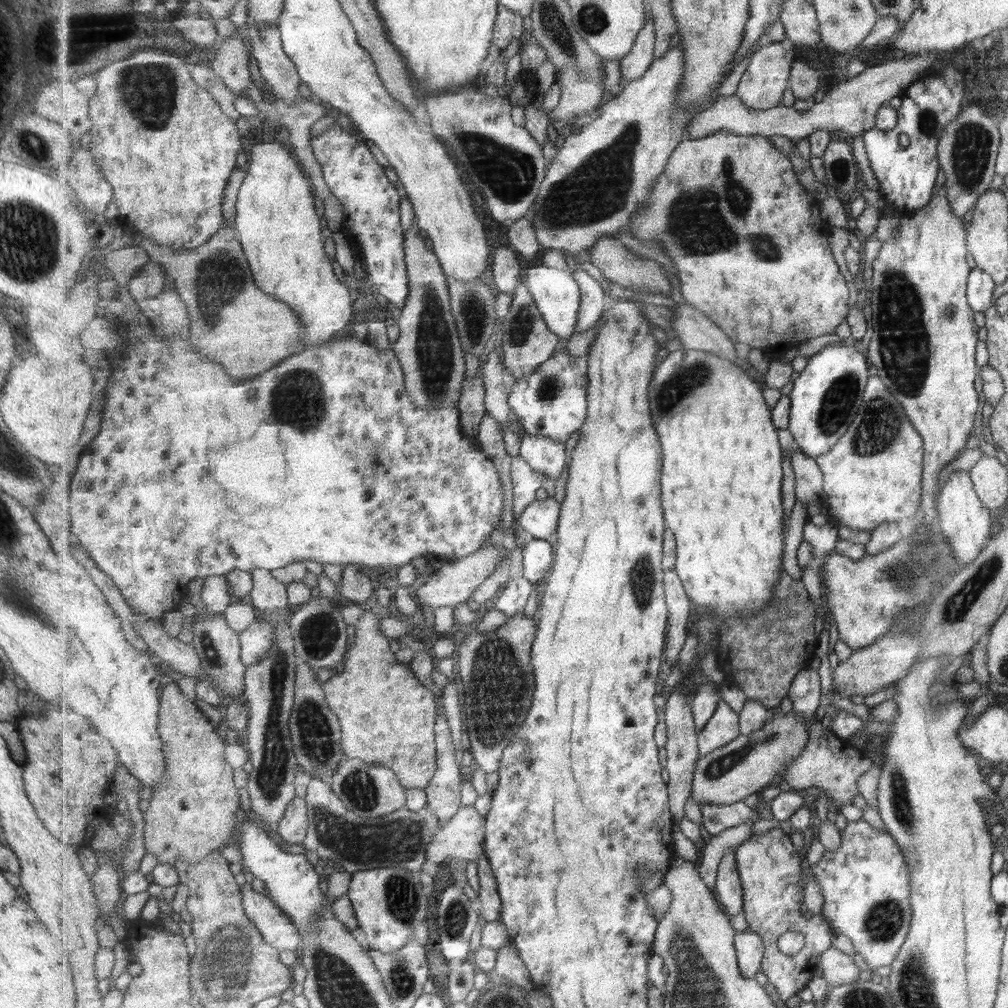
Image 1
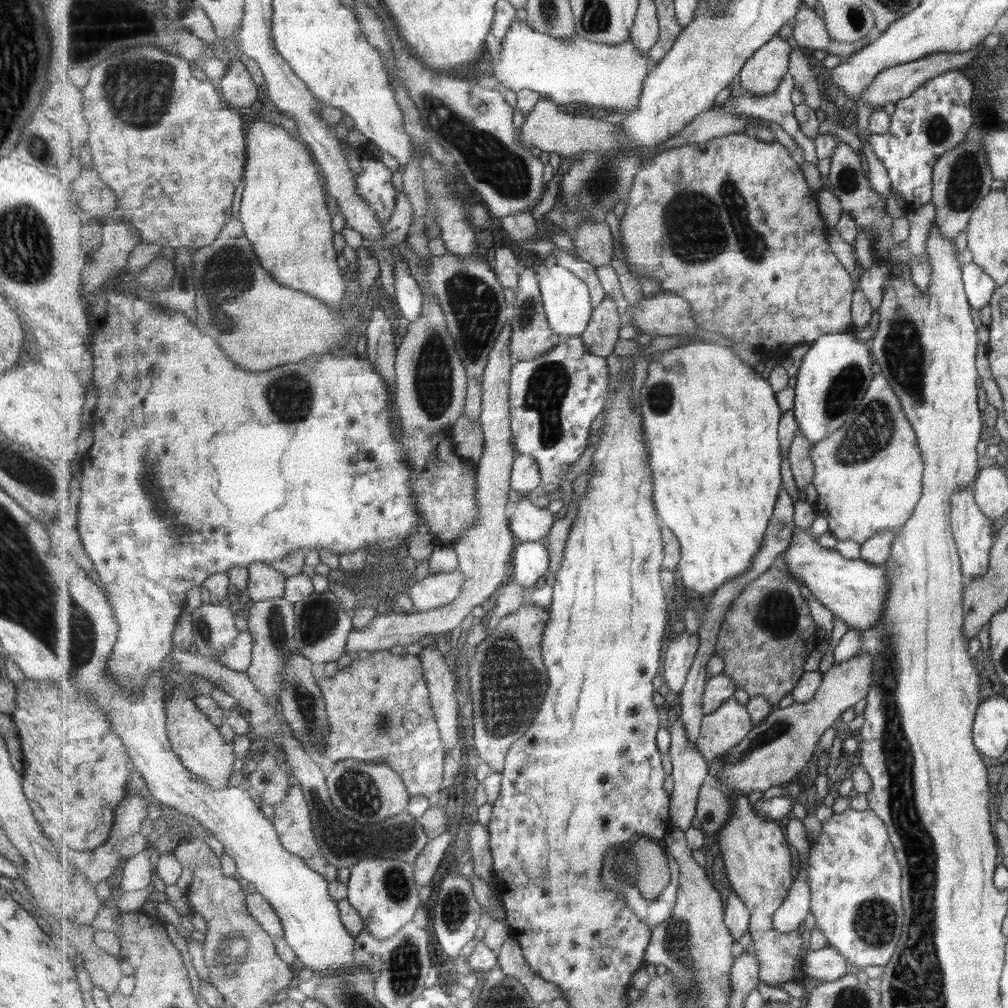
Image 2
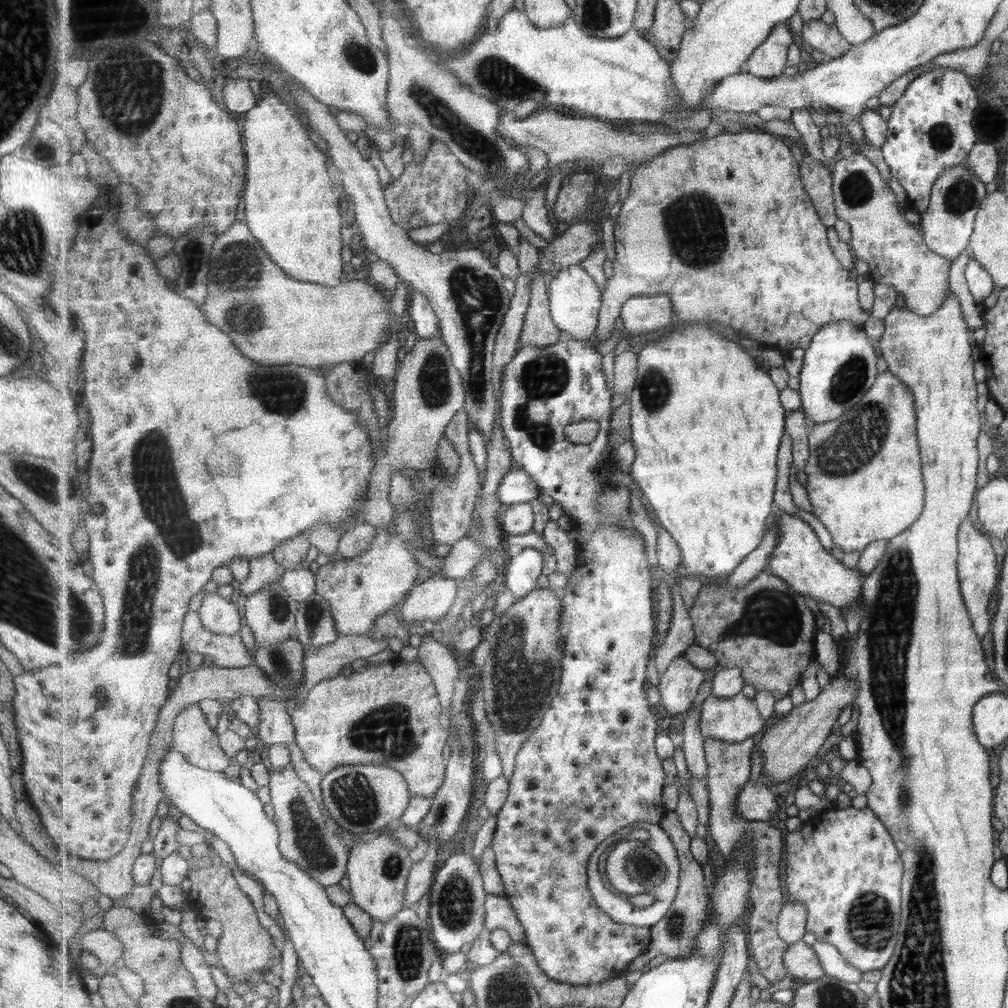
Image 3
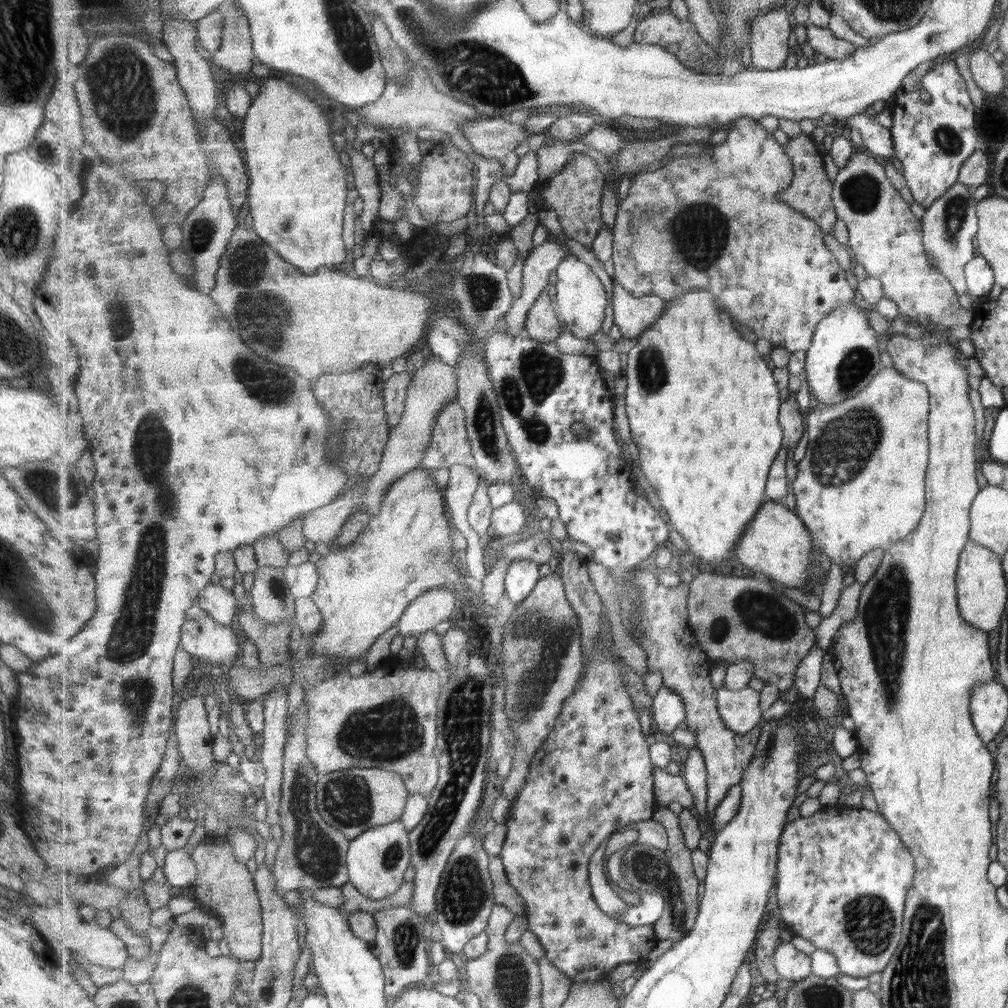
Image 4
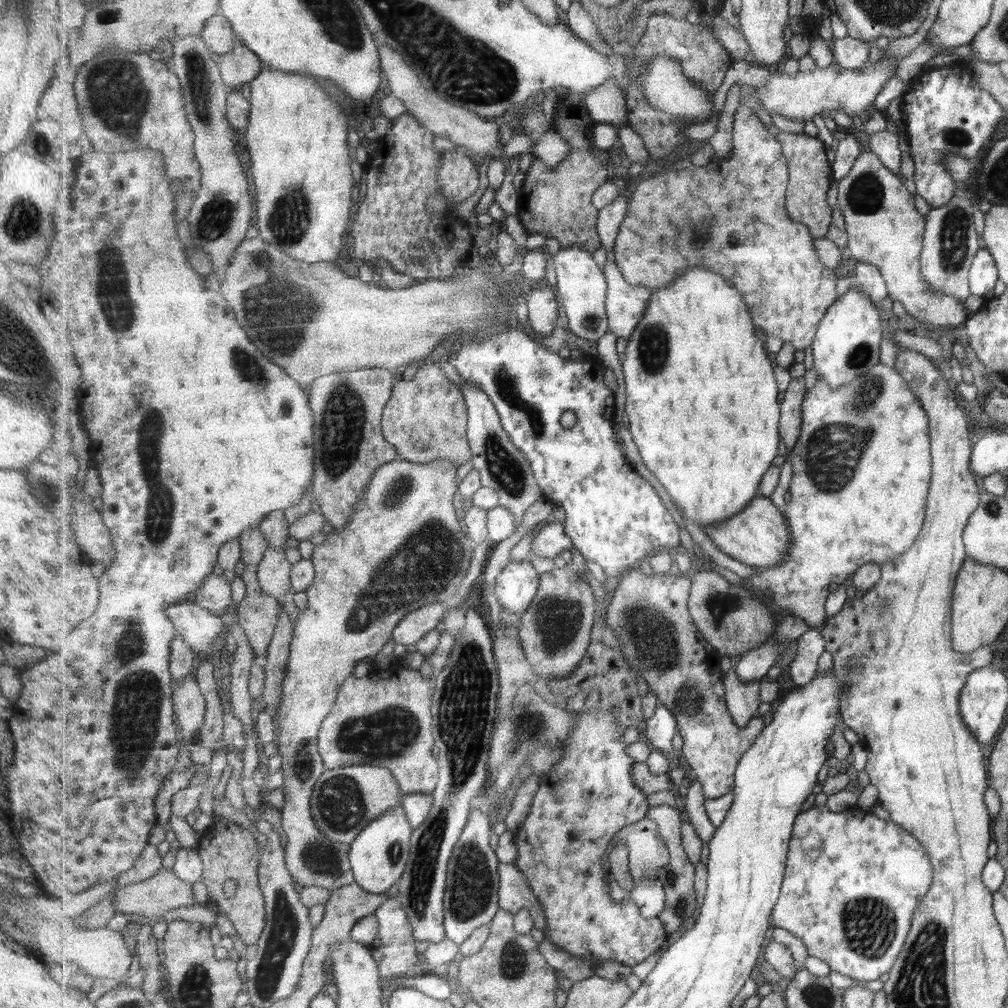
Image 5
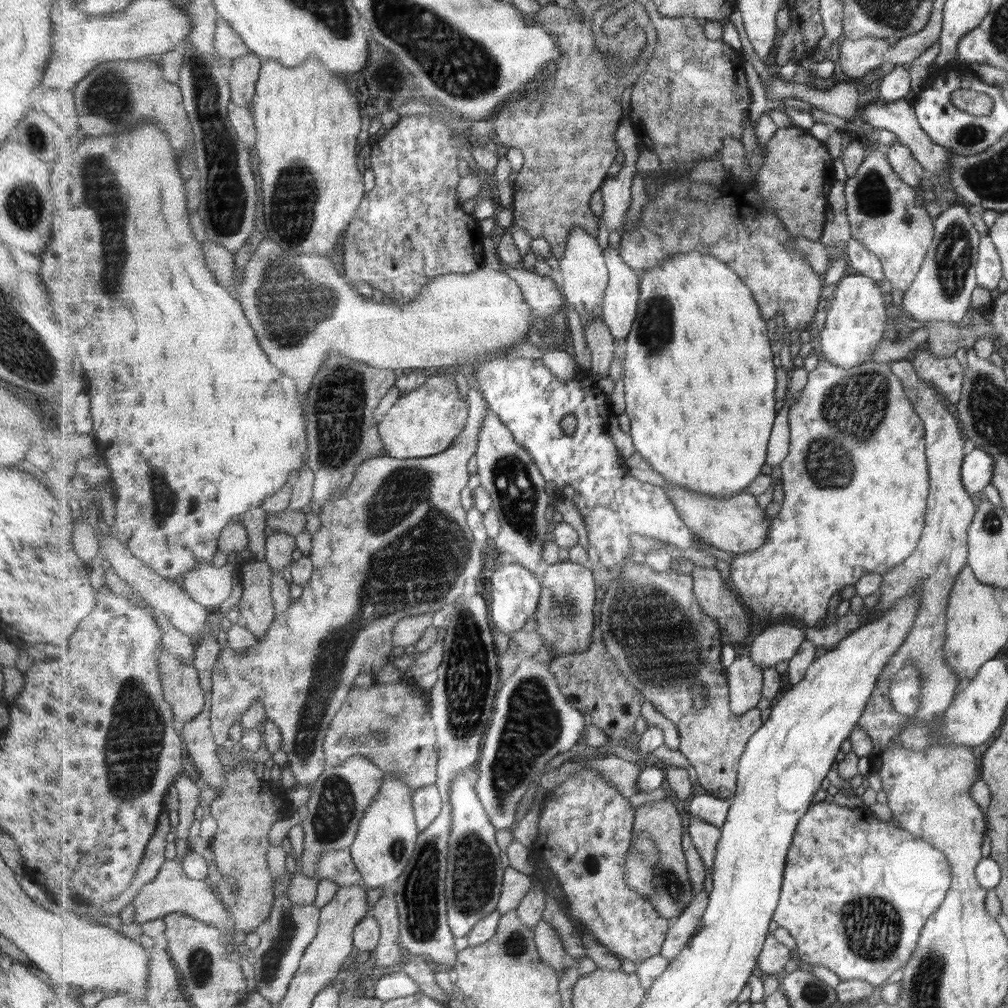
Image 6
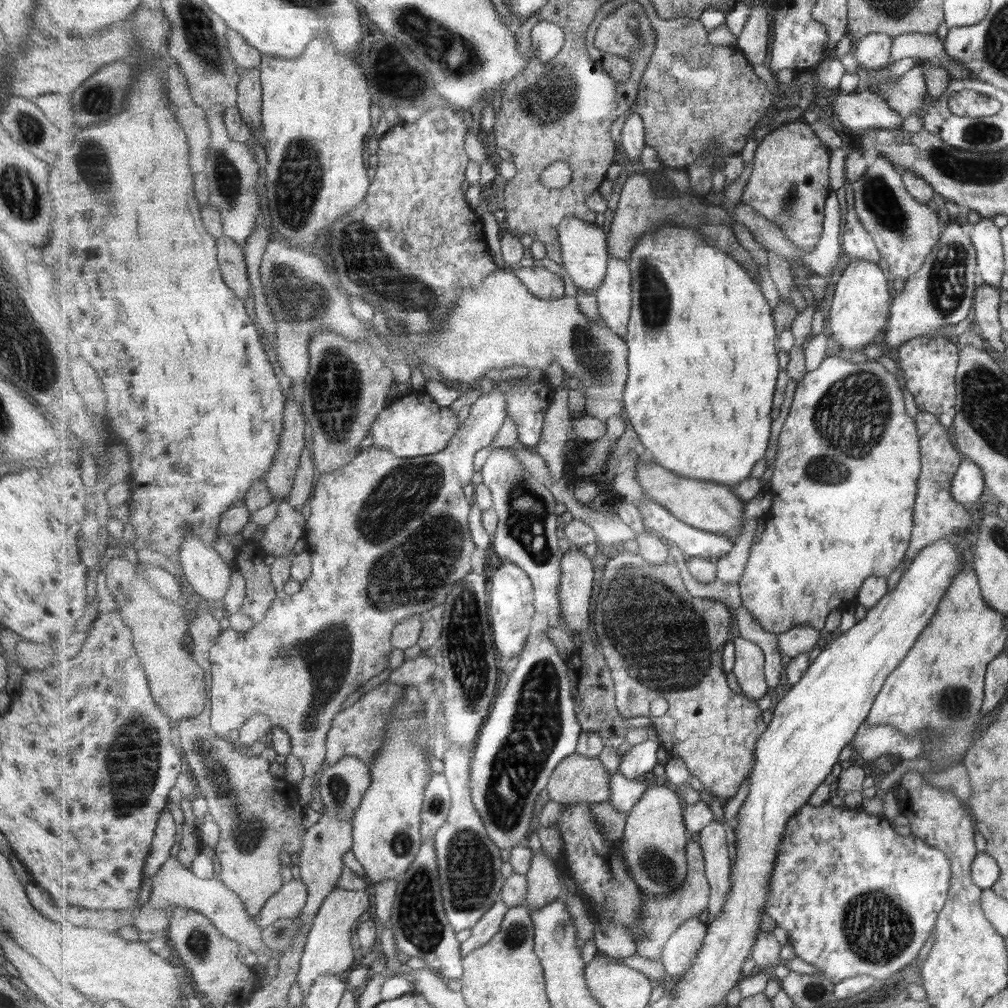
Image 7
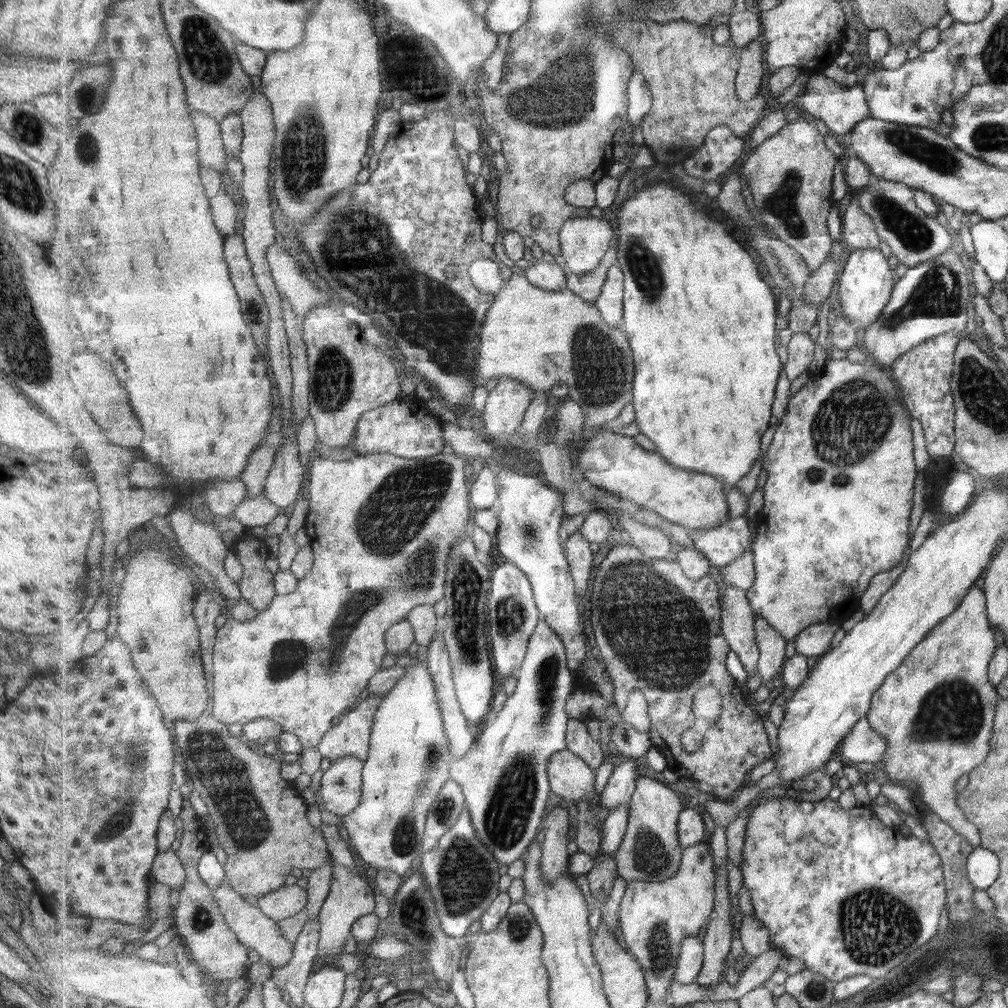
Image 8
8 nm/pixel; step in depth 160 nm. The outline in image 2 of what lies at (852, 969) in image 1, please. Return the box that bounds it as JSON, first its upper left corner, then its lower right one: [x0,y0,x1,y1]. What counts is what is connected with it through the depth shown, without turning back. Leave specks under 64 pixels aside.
[803,945,850,982]

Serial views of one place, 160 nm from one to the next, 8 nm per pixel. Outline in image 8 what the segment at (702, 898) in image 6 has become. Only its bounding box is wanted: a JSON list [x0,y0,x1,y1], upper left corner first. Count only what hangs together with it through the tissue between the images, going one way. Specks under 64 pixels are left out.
[676,936,704,984]

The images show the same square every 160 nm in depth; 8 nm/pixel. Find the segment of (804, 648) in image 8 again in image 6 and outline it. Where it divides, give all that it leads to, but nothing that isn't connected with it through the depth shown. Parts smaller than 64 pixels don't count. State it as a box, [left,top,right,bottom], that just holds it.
[749,623,808,670]

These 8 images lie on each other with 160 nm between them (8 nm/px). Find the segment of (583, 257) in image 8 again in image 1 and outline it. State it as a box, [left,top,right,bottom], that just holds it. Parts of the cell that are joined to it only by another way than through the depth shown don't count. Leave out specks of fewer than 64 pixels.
[525,265,581,341]

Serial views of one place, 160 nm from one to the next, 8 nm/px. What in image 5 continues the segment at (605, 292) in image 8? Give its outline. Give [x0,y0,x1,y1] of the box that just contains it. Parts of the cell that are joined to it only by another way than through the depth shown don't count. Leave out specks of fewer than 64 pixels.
[604,260,652,341]

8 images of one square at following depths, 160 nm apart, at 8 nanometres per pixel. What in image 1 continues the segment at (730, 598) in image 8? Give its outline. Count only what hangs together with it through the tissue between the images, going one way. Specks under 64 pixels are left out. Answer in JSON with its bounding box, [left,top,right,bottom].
[698,700,742,757]

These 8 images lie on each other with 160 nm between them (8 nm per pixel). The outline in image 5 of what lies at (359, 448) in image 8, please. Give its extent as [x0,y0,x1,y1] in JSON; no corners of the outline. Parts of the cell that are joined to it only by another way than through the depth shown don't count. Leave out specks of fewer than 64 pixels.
[382,364,472,466]

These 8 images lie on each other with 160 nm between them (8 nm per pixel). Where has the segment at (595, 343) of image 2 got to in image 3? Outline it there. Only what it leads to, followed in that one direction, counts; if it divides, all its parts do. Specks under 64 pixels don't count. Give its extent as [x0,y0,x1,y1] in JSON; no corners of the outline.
[596,130,870,353]

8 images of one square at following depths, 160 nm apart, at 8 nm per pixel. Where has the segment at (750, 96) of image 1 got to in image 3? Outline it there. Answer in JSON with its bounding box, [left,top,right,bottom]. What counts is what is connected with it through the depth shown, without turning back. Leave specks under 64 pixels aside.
[746,24,794,78]

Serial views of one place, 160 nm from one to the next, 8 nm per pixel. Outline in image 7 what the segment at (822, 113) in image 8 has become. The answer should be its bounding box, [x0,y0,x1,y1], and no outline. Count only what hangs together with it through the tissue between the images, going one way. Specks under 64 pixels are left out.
[828,89,903,129]

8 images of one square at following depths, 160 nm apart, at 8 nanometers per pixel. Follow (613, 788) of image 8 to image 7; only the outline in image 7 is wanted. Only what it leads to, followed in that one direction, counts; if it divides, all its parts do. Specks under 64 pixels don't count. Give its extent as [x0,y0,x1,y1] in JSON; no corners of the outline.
[619,736,660,780]

